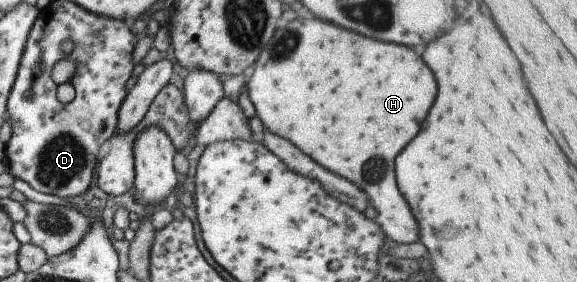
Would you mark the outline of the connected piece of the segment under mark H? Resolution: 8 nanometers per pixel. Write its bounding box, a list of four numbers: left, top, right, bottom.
[245,18,435,245]

